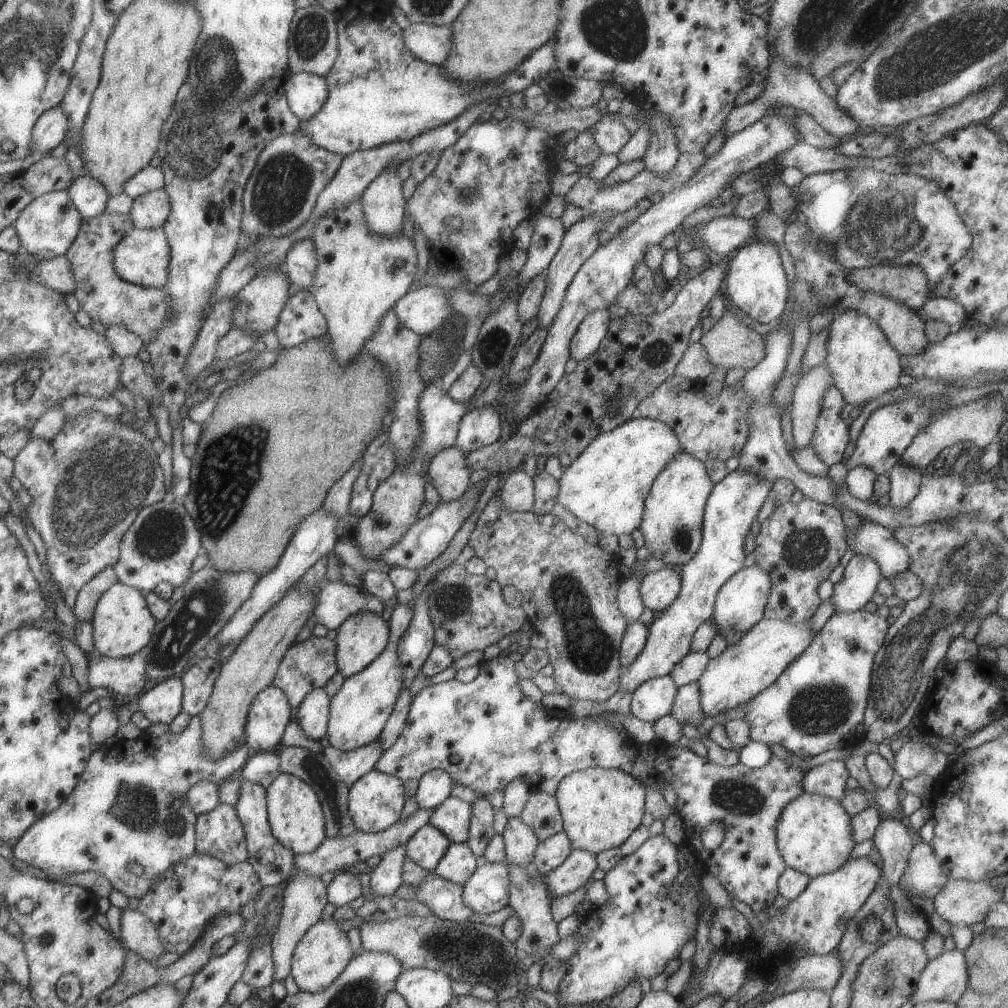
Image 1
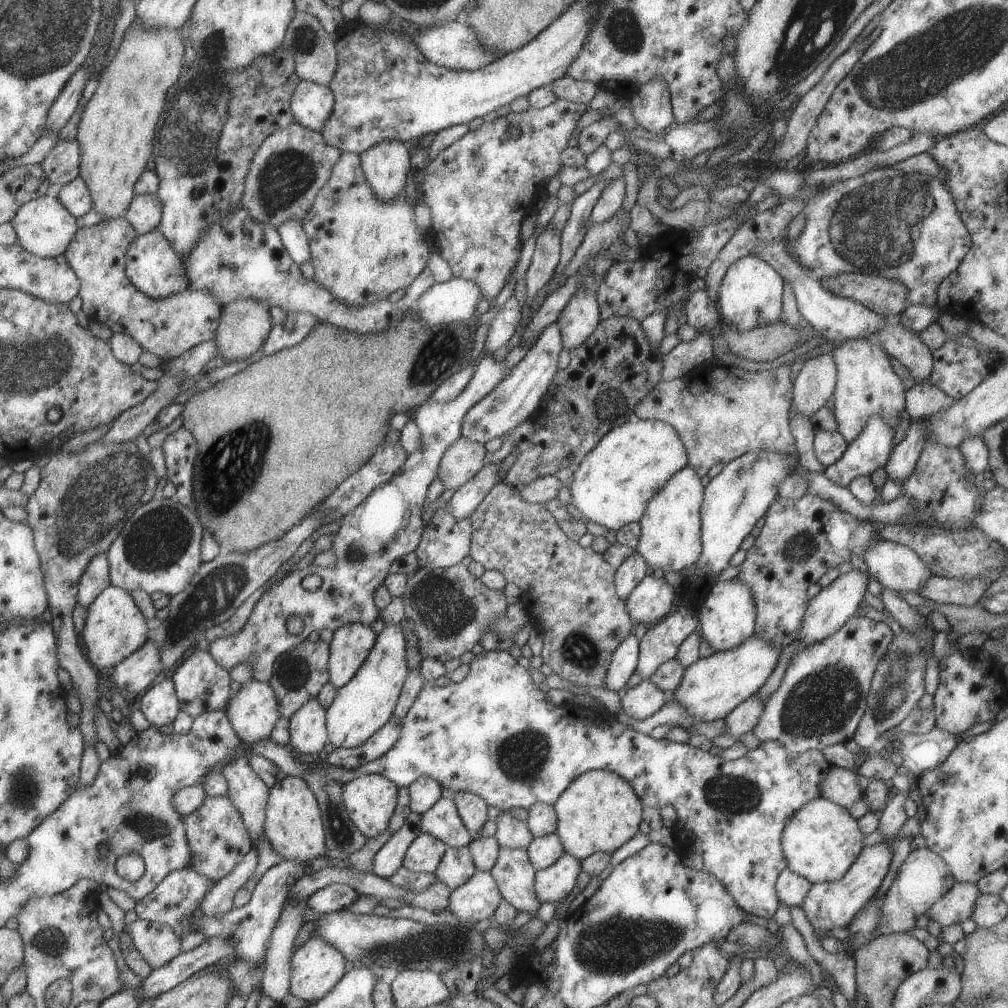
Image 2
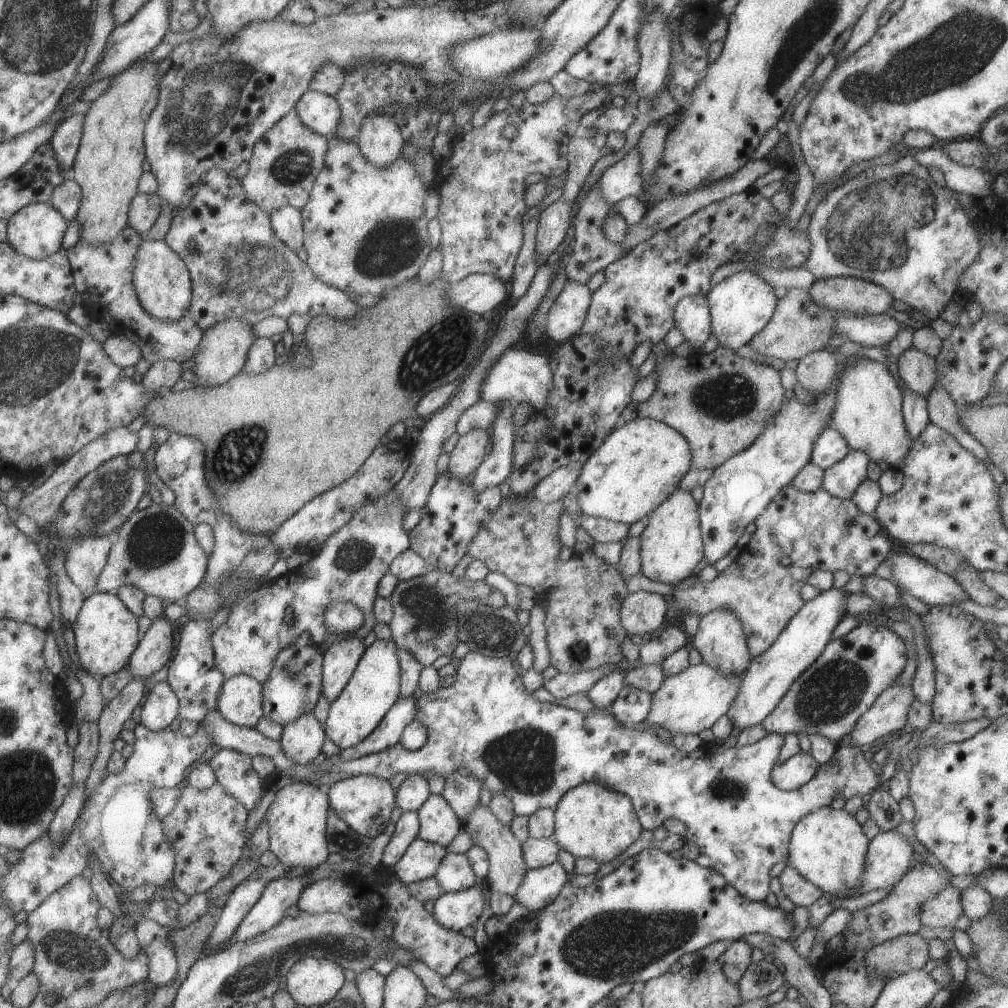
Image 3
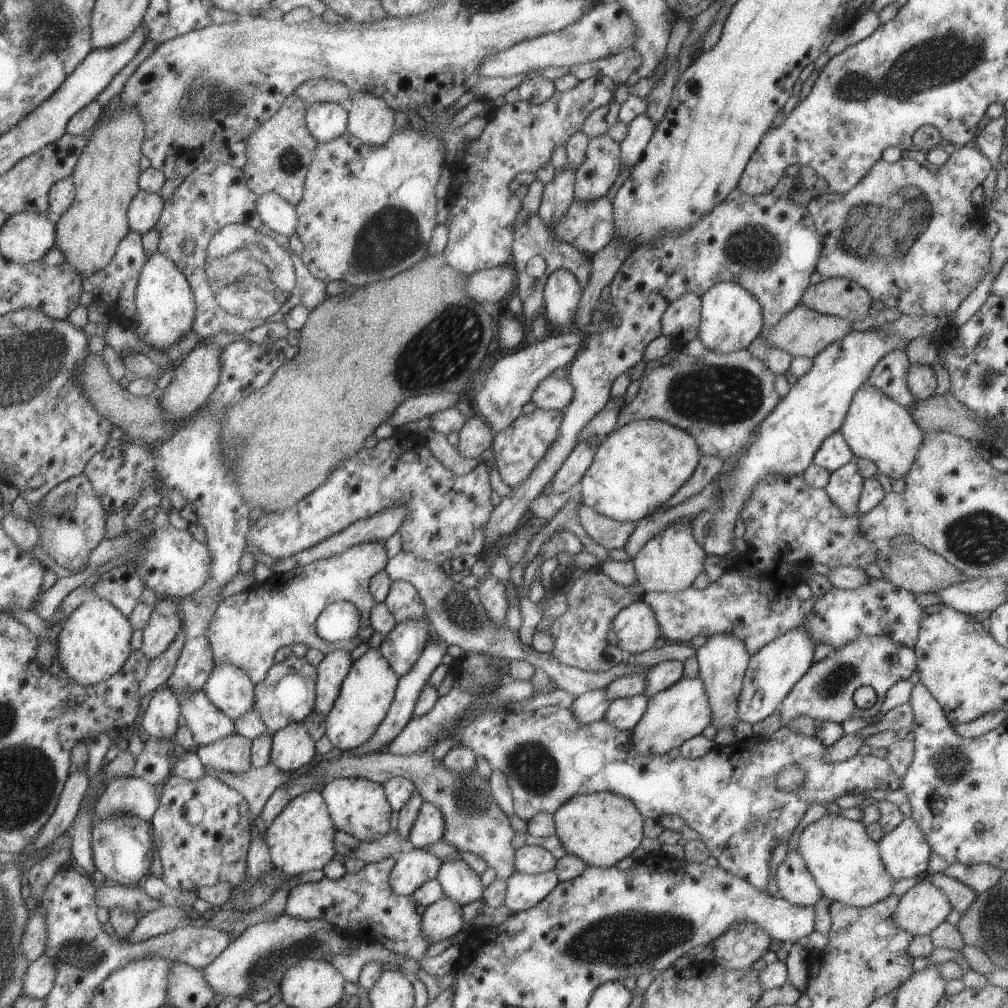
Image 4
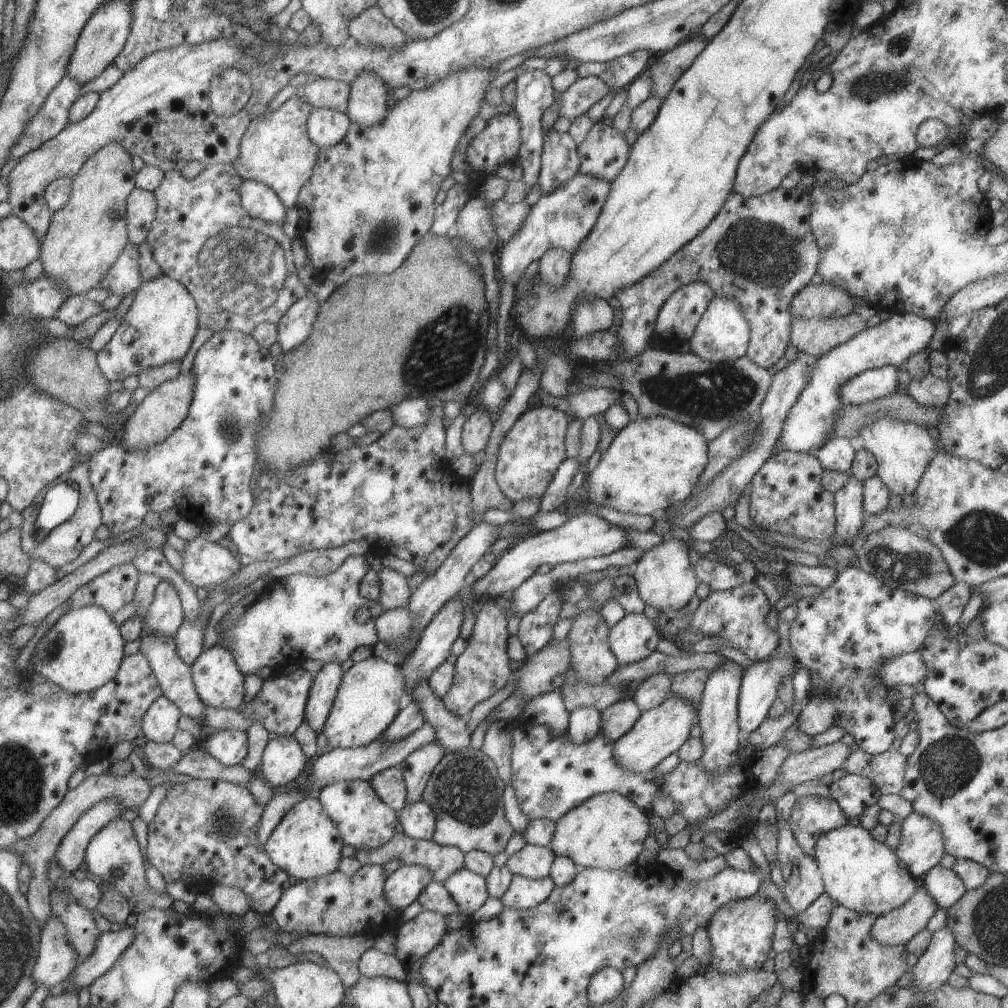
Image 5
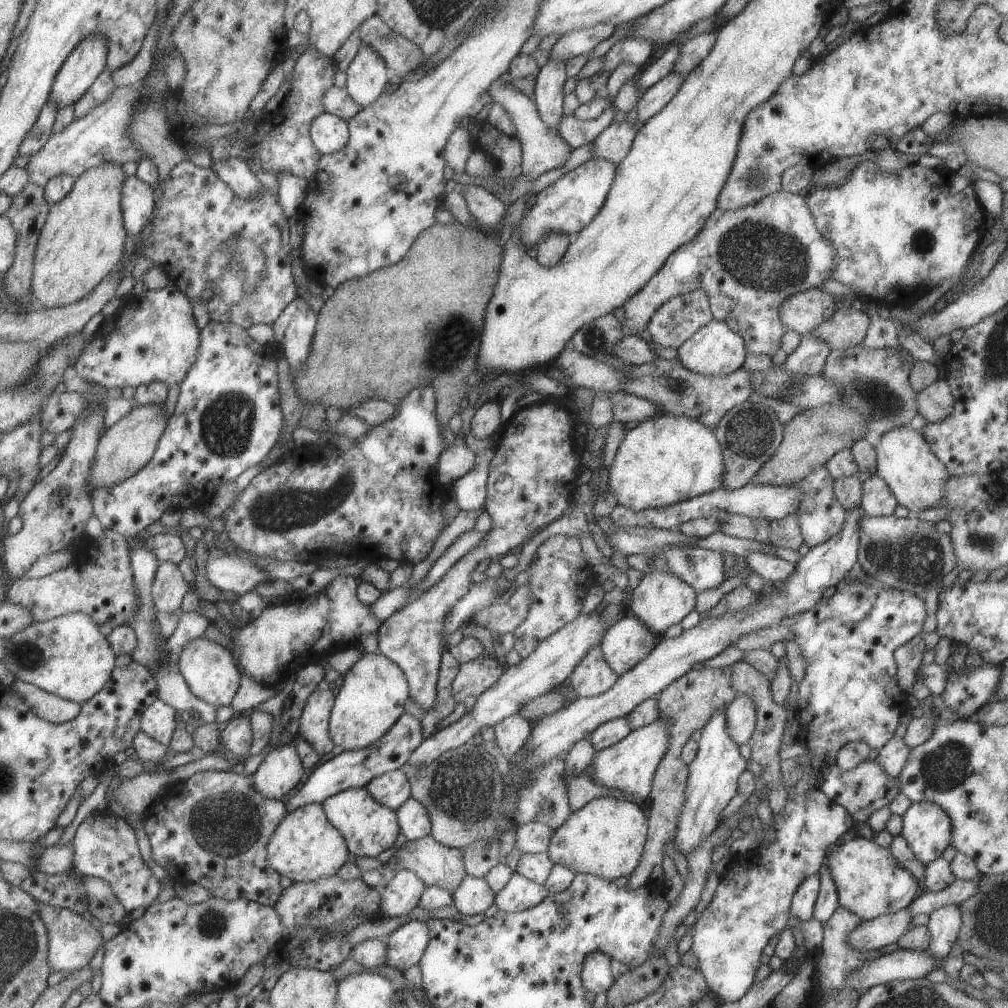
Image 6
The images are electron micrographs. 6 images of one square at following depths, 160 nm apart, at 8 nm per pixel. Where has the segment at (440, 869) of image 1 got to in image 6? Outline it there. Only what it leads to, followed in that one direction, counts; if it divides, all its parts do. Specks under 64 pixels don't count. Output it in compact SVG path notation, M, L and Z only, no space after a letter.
M465 875L458 887L452 892L452 904L459 913L479 914L494 902L494 892L485 879Z

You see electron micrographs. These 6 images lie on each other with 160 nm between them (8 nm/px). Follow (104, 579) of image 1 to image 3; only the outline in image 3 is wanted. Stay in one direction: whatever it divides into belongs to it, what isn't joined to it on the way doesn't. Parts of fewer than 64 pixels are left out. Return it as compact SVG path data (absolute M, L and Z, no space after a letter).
M108 535L86 536L73 539L66 554L66 567L73 582L91 596L96 589L99 575L107 566L112 543Z

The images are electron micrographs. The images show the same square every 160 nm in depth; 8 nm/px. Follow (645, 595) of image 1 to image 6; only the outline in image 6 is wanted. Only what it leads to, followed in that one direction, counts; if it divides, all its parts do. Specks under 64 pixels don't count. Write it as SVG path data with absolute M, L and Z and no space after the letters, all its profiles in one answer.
M626 612L605 631L599 645L607 666L619 676L648 655L659 639Z

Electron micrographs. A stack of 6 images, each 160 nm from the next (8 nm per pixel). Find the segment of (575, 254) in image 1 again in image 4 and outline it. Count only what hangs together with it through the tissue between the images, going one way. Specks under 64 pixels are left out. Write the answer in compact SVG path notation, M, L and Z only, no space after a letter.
M646 113L633 117L627 124L627 134L619 143L622 168L630 168L642 157L645 145L653 134L655 123Z

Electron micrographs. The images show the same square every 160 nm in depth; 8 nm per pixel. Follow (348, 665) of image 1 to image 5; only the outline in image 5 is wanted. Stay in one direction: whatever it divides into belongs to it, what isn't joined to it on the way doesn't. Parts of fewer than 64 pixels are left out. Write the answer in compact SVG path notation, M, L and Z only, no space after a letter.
M325 663L312 679L311 688L305 703L304 721L316 734L322 732L329 714L336 690L342 679L340 663Z

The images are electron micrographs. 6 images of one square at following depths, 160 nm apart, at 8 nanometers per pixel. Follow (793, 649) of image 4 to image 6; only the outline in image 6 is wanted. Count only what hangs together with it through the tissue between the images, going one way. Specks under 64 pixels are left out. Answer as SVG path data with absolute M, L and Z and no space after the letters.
M740 692L724 710L724 715L727 734L737 746L745 745L756 721L752 700Z

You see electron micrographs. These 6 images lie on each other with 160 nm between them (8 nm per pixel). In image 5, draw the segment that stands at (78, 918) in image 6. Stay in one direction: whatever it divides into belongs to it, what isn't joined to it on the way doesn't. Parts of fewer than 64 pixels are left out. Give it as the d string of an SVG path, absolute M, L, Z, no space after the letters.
M53 913L44 926L42 943L40 946L40 958L36 964L34 977L42 986L50 990L57 983L67 980L74 968L79 966L79 953L74 949L74 946L68 939L68 930L64 922Z

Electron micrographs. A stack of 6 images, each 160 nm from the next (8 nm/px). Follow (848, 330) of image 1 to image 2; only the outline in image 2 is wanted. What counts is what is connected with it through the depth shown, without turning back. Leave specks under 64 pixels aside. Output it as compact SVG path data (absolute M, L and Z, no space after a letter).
M847 338L838 343L830 353L836 368L832 412L837 422L836 432L843 436L845 443L851 443L859 436L871 414L879 414L885 418L885 424L895 429L901 412L905 410L903 390L907 384L893 372L883 348L872 338Z

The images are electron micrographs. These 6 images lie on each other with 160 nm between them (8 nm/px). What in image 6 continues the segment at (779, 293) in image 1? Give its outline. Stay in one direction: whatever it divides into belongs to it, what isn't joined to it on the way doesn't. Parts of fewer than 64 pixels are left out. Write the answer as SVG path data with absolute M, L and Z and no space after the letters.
M712 318L708 324L699 328L683 344L680 344L672 355L675 355L686 369L689 369L695 374L718 377L731 374L737 369L740 369L743 360L745 360L745 354L746 350L743 339L737 333L734 333L723 321Z

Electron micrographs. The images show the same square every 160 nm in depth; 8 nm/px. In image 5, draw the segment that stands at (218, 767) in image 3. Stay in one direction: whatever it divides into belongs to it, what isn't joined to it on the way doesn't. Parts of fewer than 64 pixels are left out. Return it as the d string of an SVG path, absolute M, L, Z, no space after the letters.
M241 729L212 730L203 748L221 764L239 765L247 754L248 738Z

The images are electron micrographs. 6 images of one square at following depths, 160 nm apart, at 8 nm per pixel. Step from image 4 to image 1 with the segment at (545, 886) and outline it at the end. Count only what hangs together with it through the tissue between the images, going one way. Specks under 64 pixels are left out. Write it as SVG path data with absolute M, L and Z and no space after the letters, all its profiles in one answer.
M571 849L565 860L544 876L546 889L553 898L571 894L593 876L597 866L595 859L595 855L587 851Z

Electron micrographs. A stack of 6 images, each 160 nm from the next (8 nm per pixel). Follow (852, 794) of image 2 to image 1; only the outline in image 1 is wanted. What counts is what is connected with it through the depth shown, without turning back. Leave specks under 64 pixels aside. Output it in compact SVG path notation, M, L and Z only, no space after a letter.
M832 760L810 768L803 777L805 793L818 794L840 801L845 792L849 773L842 760Z

